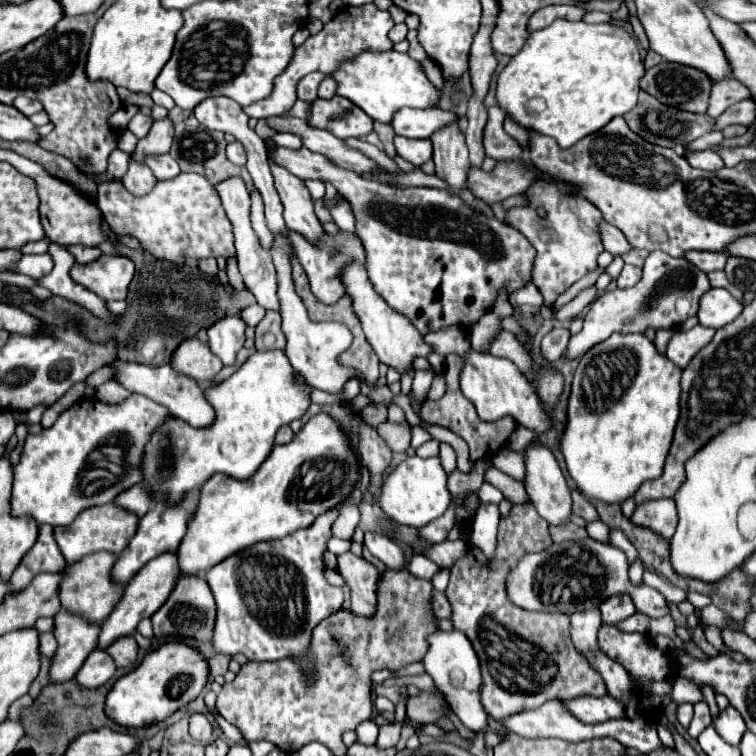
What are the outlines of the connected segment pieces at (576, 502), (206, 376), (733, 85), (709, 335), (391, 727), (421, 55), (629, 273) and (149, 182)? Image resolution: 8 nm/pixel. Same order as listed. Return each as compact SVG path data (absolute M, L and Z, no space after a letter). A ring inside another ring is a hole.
M573 489L573 491L571 491L571 497L573 497L573 513L581 515L581 517L587 519L587 521L595 521L595 519L599 519L595 507L589 503L587 497L581 495L581 491Z
M197 337L185 339L185 343L173 351L169 365L173 371L181 371L181 375L193 375L193 379L199 379L199 383L213 381L223 369L223 363L209 351L209 345Z
M729 75L729 79L723 79L721 83L713 85L707 115L717 119L727 107L731 107L733 103L737 103L737 101L741 101L745 97L749 97L749 89L741 81L737 81L735 77Z
M695 325L689 331L679 331L667 345L667 357L683 369L693 359L693 355L713 339L713 335L715 329L707 329L701 325Z
M399 721L381 725L379 739L377 739L377 747L379 749L391 749L391 747L395 747L397 741L399 741L399 733L401 733L401 723Z
M409 31L409 33L407 33L407 41L409 41L409 51L407 51L407 53L409 53L413 59L417 59L417 61L425 61L427 55L425 55L425 49L421 47L419 39L417 39L417 31Z
M625 265L619 279L617 279L617 287L633 287L635 283L639 283L643 269L635 267L635 265Z
M131 161L129 163L129 171L121 179L121 183L133 195L145 195L145 193L149 193L157 185L157 177L153 175L153 171L149 171L149 167Z

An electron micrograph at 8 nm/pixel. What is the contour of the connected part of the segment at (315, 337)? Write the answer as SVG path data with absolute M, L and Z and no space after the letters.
M285 235L281 239L275 239L271 245L273 265L277 271L277 297L279 297L279 313L283 317L283 333L287 337L285 355L289 357L289 363L295 371L299 371L311 387L317 387L327 393L339 393L343 389L343 383L347 379L363 379L363 375L351 367L343 367L337 363L337 355L345 351L353 339L351 331L343 323L313 323L307 317L307 309L301 303L301 297L297 295L293 287L293 275L291 275L291 261L293 261L293 247L285 243Z

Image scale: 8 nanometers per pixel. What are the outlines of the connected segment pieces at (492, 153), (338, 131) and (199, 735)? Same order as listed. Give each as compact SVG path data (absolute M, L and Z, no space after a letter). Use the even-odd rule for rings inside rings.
M489 107L489 121L485 125L485 153L487 157L495 161L507 161L507 159L521 159L523 147L505 133L503 129L505 111L501 107Z
M339 95L331 99L317 97L313 101L313 117L309 125L317 129L327 129L339 139L365 137L373 131L373 119L365 115L365 111L359 109L355 103Z
M195 713L195 715L191 715L191 719L189 719L189 733L191 733L191 737L193 737L195 741L207 743L207 741L211 741L211 737L213 737L213 725L211 725L211 721L209 721L205 715Z

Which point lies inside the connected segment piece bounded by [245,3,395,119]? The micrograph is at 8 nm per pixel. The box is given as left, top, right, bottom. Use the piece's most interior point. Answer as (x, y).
(354, 30)

